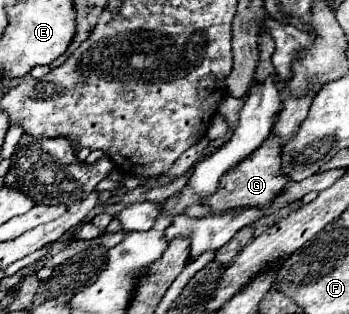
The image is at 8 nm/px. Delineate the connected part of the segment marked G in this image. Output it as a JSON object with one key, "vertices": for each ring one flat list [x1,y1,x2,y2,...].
{"vertices":[[271,135,271,139,265,141,265,145,261,145,249,159,241,161,237,167,233,167,233,171,227,171,221,177,221,185,217,189,217,193,213,197,209,197,209,201,205,201,213,211,223,211,223,209,231,209,231,207,253,207,253,209,261,209,261,207,269,207,269,203,273,203,273,199,283,191,283,187,287,187,291,179,285,179,285,175,281,175,281,145,279,139]]}

